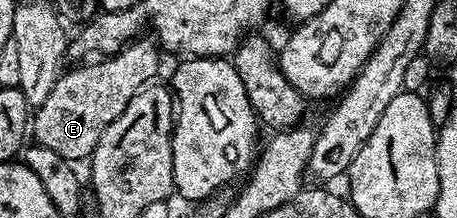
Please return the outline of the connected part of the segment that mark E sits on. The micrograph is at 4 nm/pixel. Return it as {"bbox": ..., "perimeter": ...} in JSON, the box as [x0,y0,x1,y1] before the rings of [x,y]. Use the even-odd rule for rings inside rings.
{"bbox":[32,38,162,161],"perimeter":[[[138,38],[115,56],[69,69],[73,71],[66,70],[58,78],[55,89],[51,89],[47,101],[32,112],[32,142],[70,161],[88,160],[95,145],[99,145],[99,137],[103,137],[103,129],[131,105],[131,97],[156,80],[153,78],[157,75],[162,52],[152,38],[145,38]]]}

